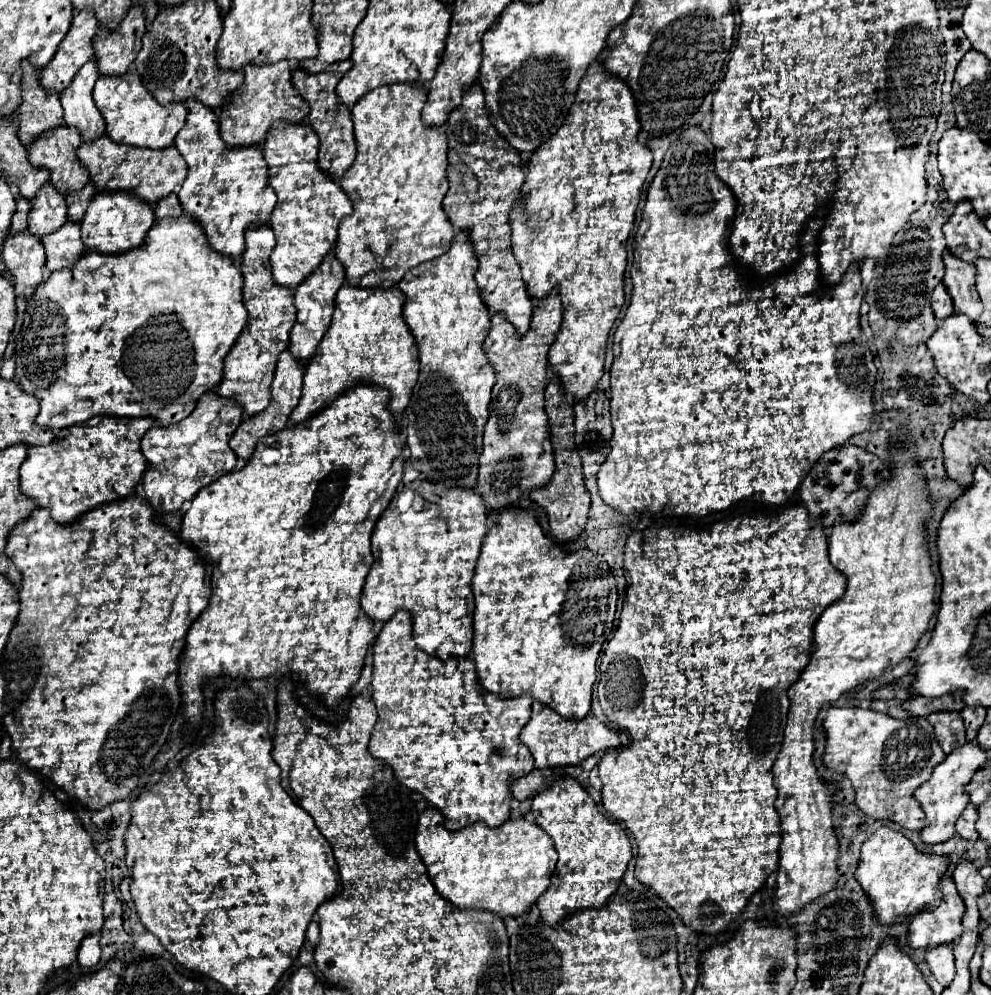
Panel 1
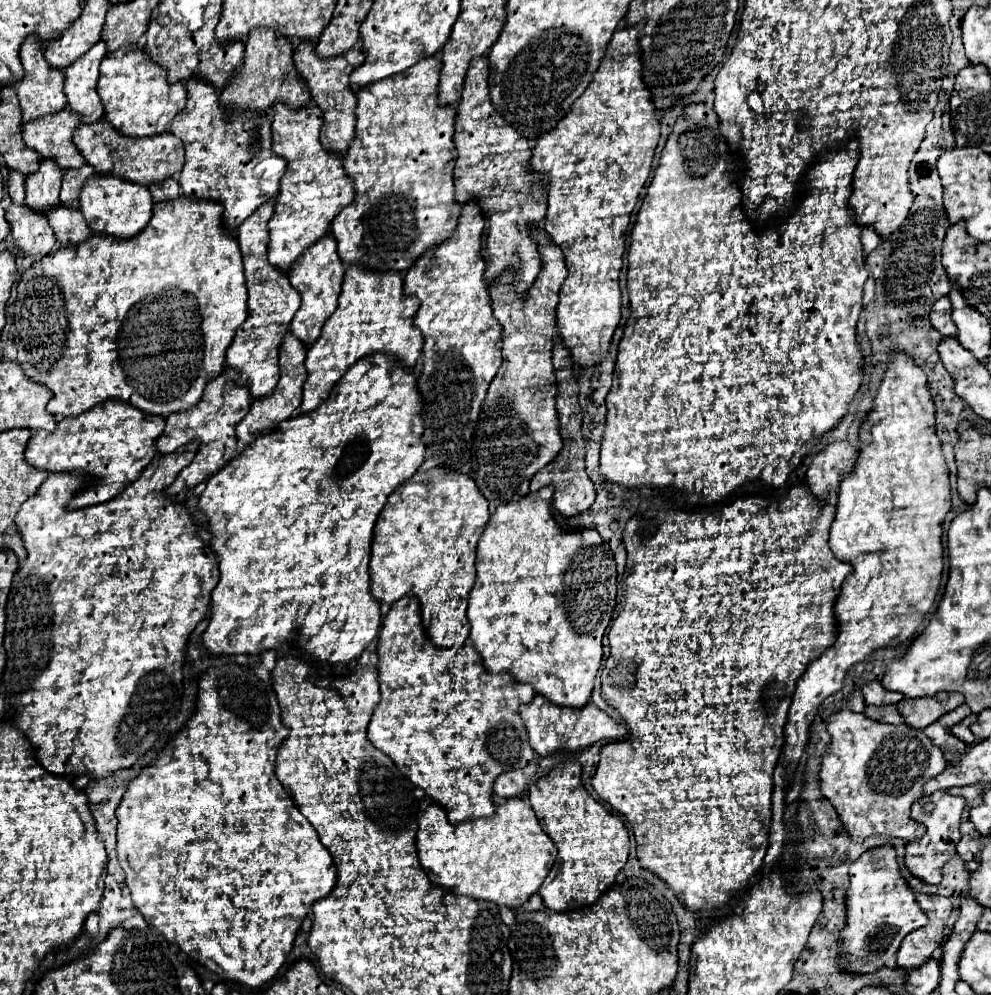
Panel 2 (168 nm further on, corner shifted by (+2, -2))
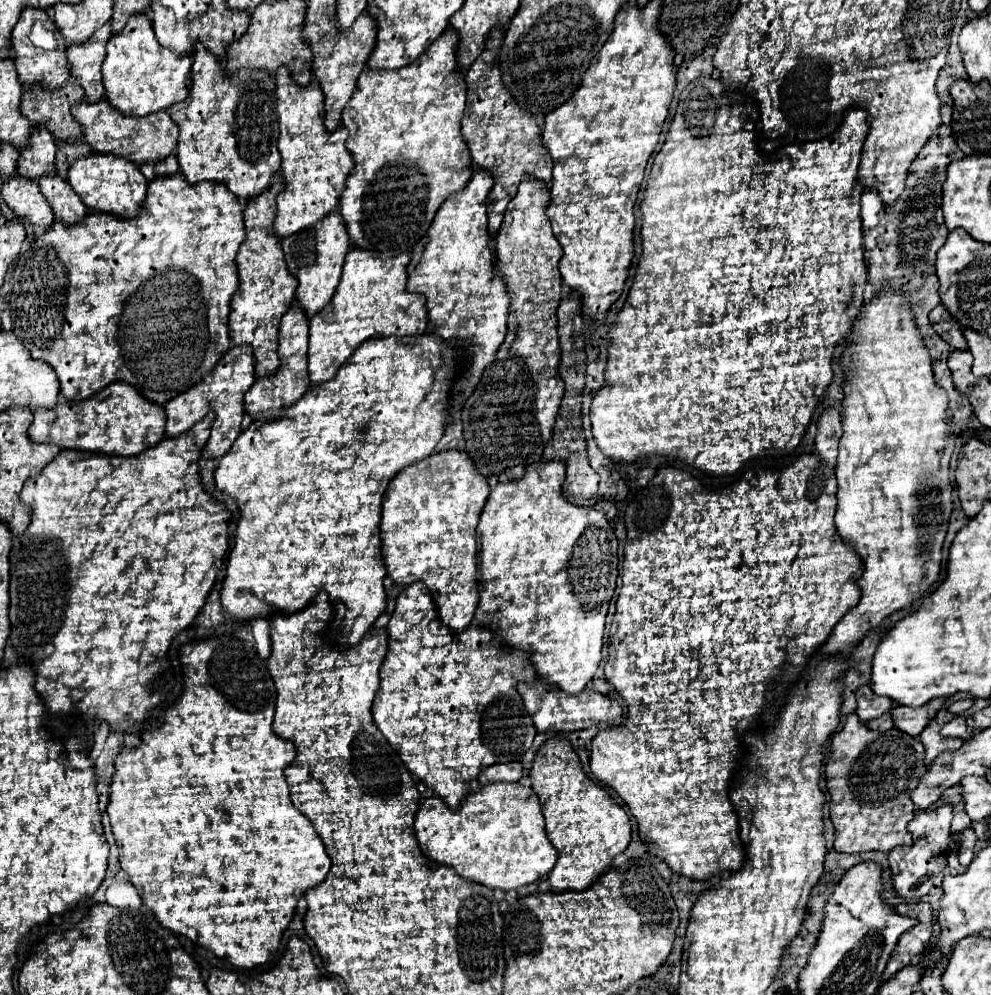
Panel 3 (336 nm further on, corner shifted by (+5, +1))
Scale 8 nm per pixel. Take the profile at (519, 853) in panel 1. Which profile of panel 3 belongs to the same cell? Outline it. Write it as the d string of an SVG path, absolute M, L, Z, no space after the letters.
M521 783L485 785L477 793L471 793L469 797L465 797L457 811L451 811L447 805L443 805L439 797L429 797L419 805L415 813L415 835L419 841L421 853L429 861L453 867L463 879L481 883L489 889L511 891L511 889L529 885L541 879L543 873L547 875L557 861L557 851L545 835L545 819L541 815L537 795L533 793L531 787L525 787Z

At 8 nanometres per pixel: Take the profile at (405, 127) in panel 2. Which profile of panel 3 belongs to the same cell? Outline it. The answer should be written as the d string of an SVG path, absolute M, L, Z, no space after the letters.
M447 29L437 41L433 41L429 45L429 49L413 63L409 63L407 67L401 67L397 71L373 71L373 69L363 69L361 75L359 75L359 81L357 81L357 89L351 97L351 101L347 103L347 107L343 109L343 115L341 115L341 125L349 131L349 139L347 139L347 149L349 153L353 155L353 161L355 161L355 167L353 171L349 173L347 177L347 189L343 191L341 195L341 217L345 221L345 229L349 233L349 239L353 241L355 247L359 249L367 249L367 251L391 251L393 249L393 243L395 243L395 251L411 251L415 247L415 243L427 233L437 209L455 193L459 193L471 179L473 175L473 169L471 169L471 155L469 155L469 149L461 137L461 117L463 117L463 111L465 111L465 81L459 73L455 73L455 47L459 43L459 37L453 29Z

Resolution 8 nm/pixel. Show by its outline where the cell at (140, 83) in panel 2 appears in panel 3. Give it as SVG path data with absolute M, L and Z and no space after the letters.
M137 15L107 43L107 57L103 61L105 99L127 117L145 117L185 101L191 85L189 73L191 57L177 57L173 51L161 47L149 17Z

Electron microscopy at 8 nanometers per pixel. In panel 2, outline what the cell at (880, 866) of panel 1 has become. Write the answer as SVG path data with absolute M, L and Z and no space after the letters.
M892 846L864 852L850 866L850 886L846 900L846 928L840 932L838 968L850 974L872 974L884 966L896 966L896 952L906 934L928 924L914 892L902 878Z

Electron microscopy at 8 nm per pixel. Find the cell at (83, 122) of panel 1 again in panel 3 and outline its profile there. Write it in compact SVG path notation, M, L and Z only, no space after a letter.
M103 25L95 31L87 41L67 47L67 61L71 67L71 77L75 77L85 89L85 99L89 103L97 103L103 99L103 81L101 81L101 65L105 59L105 45L111 37L111 25Z

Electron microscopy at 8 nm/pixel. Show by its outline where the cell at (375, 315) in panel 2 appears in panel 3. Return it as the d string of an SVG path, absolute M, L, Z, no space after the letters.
M357 247L349 249L343 277L333 299L309 321L309 379L313 387L331 381L337 369L367 339L377 335L417 337L427 331L425 295L407 293L405 289L407 263L407 253L377 253Z

